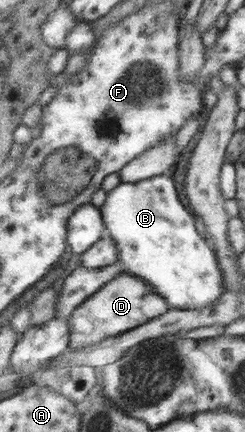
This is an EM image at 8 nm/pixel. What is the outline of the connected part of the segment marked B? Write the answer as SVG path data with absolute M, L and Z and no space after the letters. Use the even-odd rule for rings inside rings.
M156 176L142 182L120 182L106 193L106 200L101 206L103 220L109 235L116 240L118 246L117 262L124 264L124 274L132 274L142 278L146 284L154 288L156 294L166 298L172 309L201 310L208 306L215 306L224 296L226 283L221 272L217 252L196 228L195 215L188 212L188 207L182 204L178 196L178 188L172 178Z

